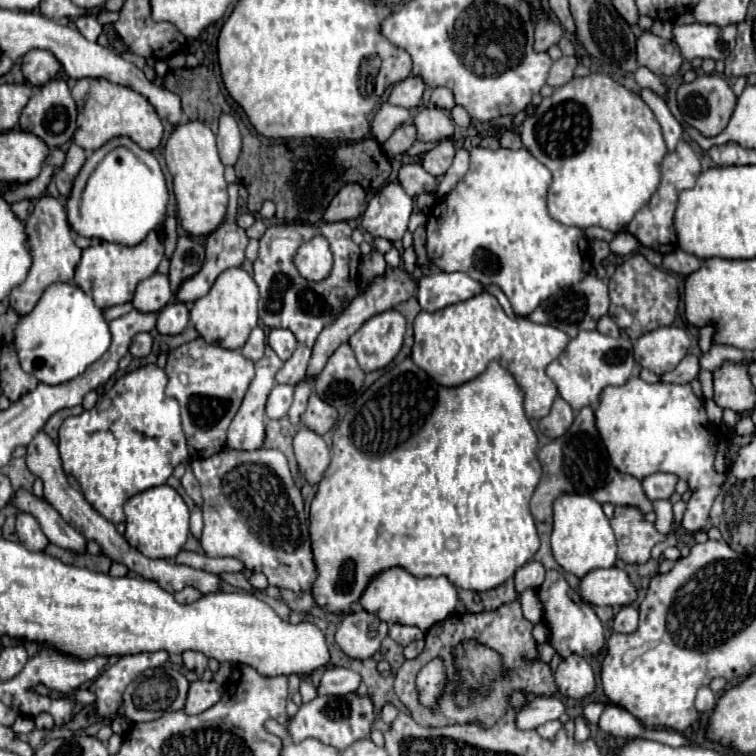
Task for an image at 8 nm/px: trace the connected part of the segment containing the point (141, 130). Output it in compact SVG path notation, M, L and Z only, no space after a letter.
M82 78L72 88L72 96L78 106L78 130L74 134L74 142L88 154L116 136L128 136L144 150L154 150L160 144L164 132L162 120L142 94L104 78Z

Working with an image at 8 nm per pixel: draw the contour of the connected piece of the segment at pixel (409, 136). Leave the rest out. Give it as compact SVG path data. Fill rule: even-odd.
M406 122L394 130L394 134L382 144L382 150L388 156L396 156L406 152L416 142L416 126L412 122Z

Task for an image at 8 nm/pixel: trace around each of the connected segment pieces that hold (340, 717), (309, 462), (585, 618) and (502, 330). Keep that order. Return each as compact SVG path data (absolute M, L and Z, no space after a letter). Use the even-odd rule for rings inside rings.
M356 694L316 696L314 700L300 704L298 712L286 722L286 732L294 744L302 742L306 738L316 738L324 744L344 750L352 742L368 738L370 728L372 728L372 720L374 720L374 706L368 696L356 696Z
M302 426L294 436L294 454L298 460L300 474L310 484L318 484L330 464L330 450L322 436Z
M548 570L546 572L546 580L542 582L542 586L538 588L538 598L544 606L544 622L548 626L548 642L550 646L562 656L570 656L570 654L580 654L584 658L592 656L592 652L600 652L604 646L604 626L600 622L600 618L596 616L594 608L580 600L578 592L574 592L568 582L564 580L564 576L558 570Z
M484 292L484 294L478 294L478 296L474 296L466 302L458 302L458 304L446 306L446 308L436 310L436 312L420 312L414 320L412 360L416 362L416 366L420 366L428 376L432 376L442 386L460 386L460 384L476 378L478 374L482 374L492 360L504 362L504 368L516 378L516 382L520 384L520 388L524 392L526 416L534 418L534 420L540 420L550 412L552 402L558 396L558 390L556 390L554 382L546 376L546 366L554 358L560 356L560 352L566 348L568 342L570 342L570 338L554 326L534 324L534 322L530 322L522 316L508 318L504 314L502 306L498 304L498 300L492 294Z

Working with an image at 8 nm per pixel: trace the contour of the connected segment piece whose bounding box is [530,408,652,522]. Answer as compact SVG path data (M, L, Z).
M582 408L562 438L556 438L542 446L538 450L538 462L542 466L542 480L530 500L532 516L538 522L550 520L554 498L568 492L592 496L600 504L610 502L614 506L638 506L642 512L652 510L652 502L646 498L640 480L632 478L630 474L622 474L612 466L608 452L600 440L592 408Z

